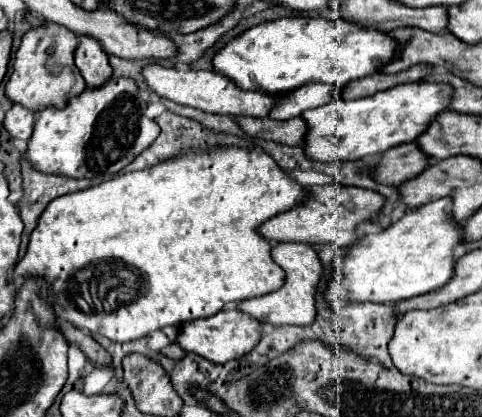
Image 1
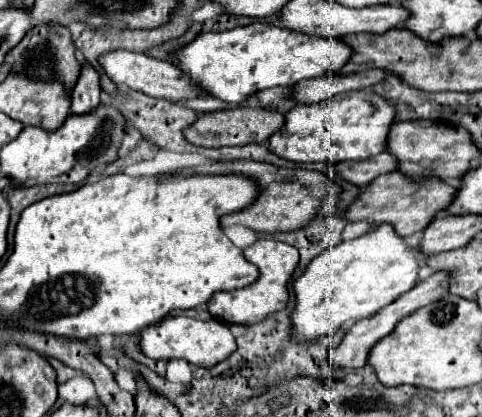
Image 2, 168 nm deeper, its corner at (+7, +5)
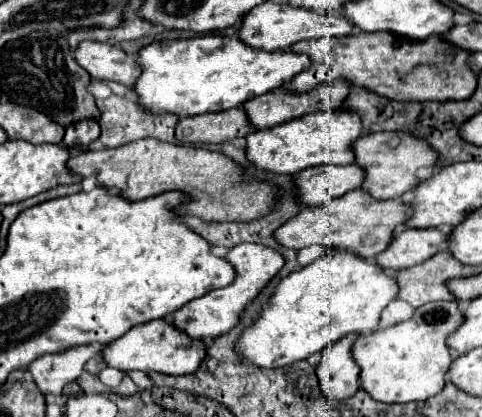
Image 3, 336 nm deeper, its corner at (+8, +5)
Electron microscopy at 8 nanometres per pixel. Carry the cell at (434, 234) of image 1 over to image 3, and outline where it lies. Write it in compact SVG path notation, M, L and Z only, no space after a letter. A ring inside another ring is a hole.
M350 252L320 256L312 264L280 280L268 298L268 306L236 338L234 352L242 362L262 370L284 368L326 350L332 342L348 334L368 334L378 330L380 312L398 296L394 278L384 276L376 262L368 262Z

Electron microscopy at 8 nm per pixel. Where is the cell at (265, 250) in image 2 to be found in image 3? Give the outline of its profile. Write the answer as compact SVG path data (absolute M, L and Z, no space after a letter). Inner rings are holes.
M240 244L234 246L224 260L232 264L236 278L230 286L212 290L200 298L190 300L186 306L176 310L170 318L170 324L182 332L186 332L192 340L210 340L220 334L226 334L230 328L236 326L240 312L246 308L246 304L266 286L266 282L284 266L284 258L266 246L256 246L256 244Z

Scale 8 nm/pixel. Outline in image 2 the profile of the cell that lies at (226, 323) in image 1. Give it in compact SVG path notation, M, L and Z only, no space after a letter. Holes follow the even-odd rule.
M175 310L167 314L157 326L149 326L141 330L141 350L155 360L171 360L171 358L185 358L189 364L211 368L221 360L229 358L233 350L237 350L235 336L231 334L229 326L217 318L213 318L207 310Z

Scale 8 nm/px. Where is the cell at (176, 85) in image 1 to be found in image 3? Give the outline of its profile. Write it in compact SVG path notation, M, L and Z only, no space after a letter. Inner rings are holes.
M84 40L76 46L74 58L92 78L114 80L126 86L132 86L132 82L138 78L138 66L134 58L112 44Z

